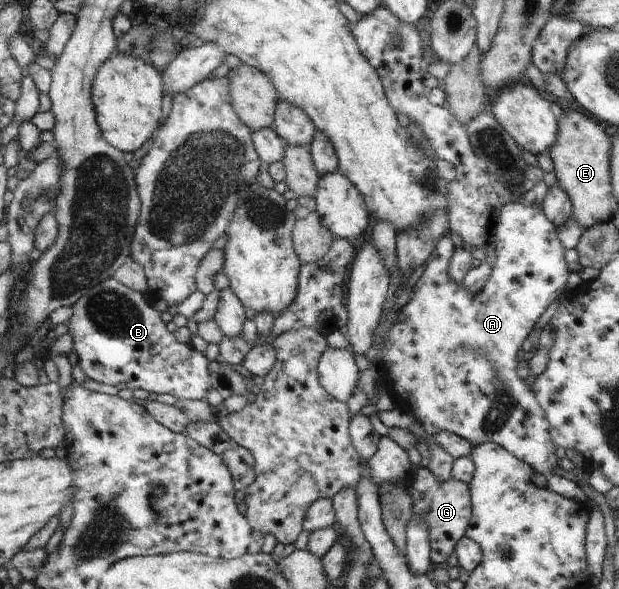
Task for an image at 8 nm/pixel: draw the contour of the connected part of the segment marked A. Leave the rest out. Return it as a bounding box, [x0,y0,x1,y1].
[380,203,587,503]

